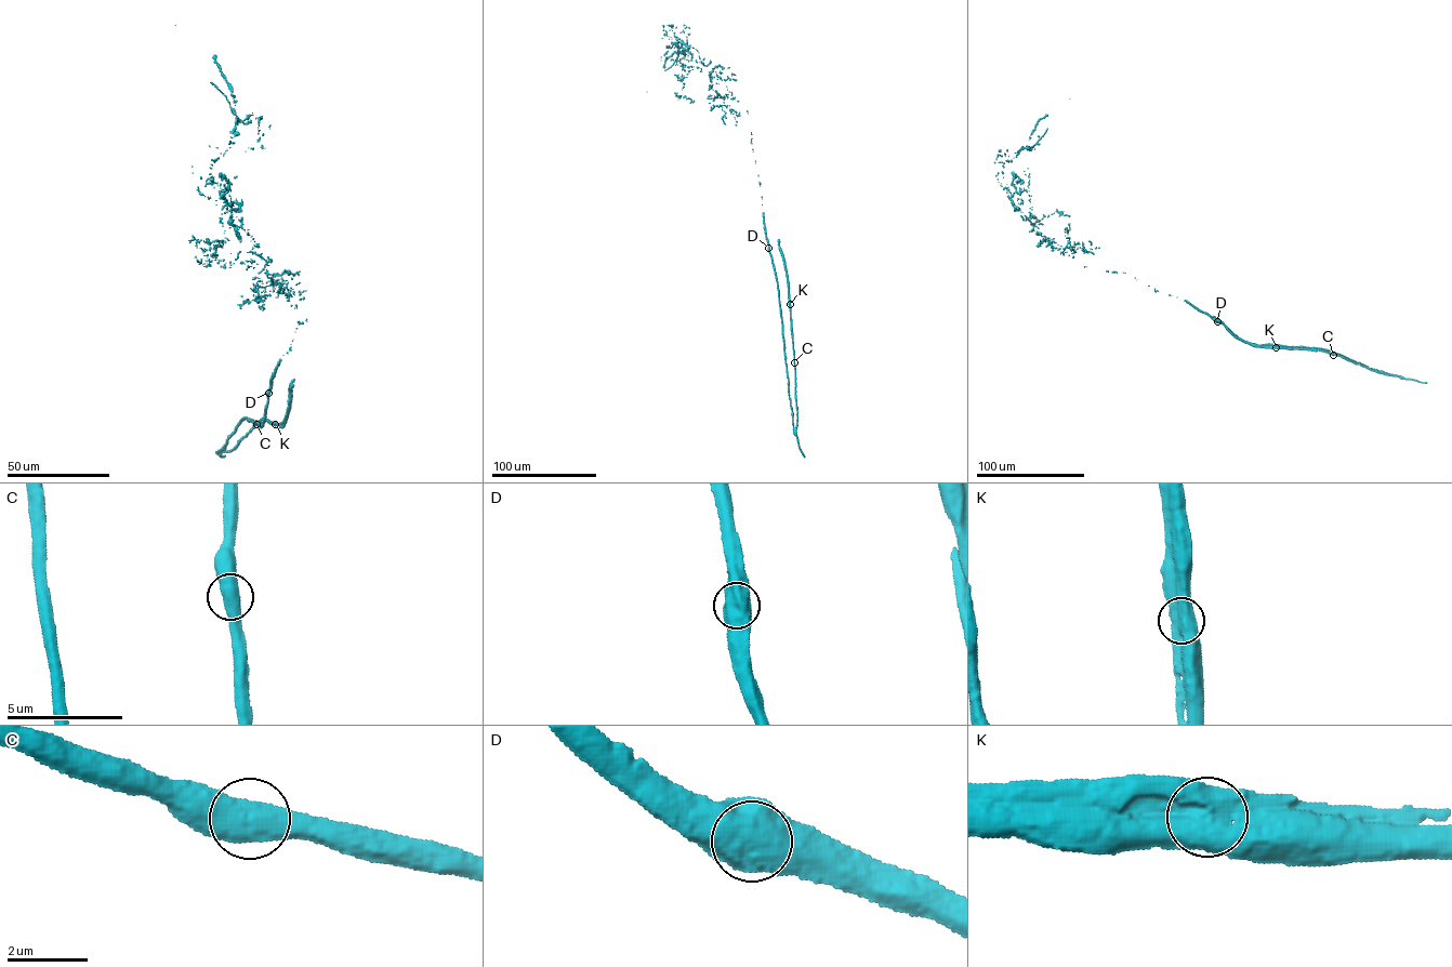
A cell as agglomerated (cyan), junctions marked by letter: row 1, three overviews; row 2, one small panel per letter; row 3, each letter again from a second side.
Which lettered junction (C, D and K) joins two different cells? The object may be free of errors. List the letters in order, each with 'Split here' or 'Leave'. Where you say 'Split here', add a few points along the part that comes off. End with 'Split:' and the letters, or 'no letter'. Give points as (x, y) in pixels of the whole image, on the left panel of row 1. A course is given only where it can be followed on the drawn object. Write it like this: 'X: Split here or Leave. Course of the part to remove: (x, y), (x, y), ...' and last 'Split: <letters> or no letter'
C: Leave
D: Leave
K: Split here. Course of the part to remove: (275, 423), (280, 425), (286, 419), (294, 379)
Split: K

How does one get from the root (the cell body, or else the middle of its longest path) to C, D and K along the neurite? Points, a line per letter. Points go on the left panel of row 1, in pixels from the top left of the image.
C: (278, 366), (269, 381), (262, 425), (242, 418), (225, 446), (215, 451), (235, 449), (256, 424)
D: (278, 366), (271, 379), (268, 393)
K: (278, 366), (269, 381), (262, 425), (242, 418), (225, 446), (215, 451), (235, 449), (260, 421), (275, 423)

